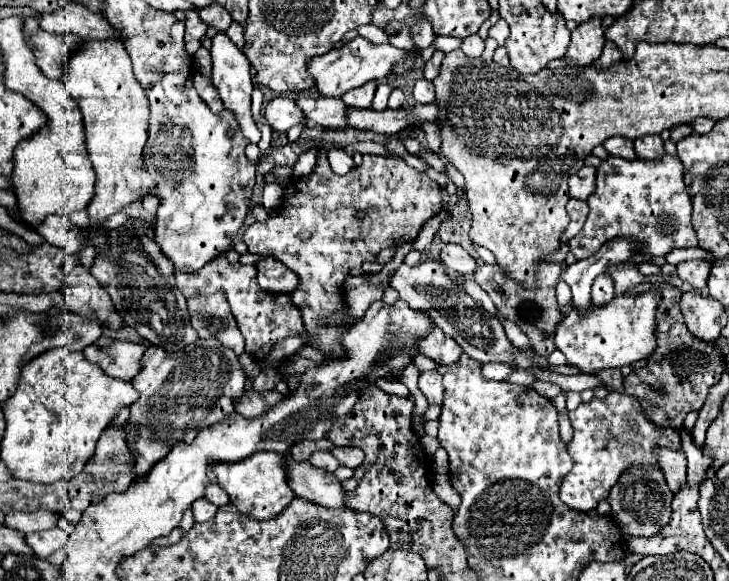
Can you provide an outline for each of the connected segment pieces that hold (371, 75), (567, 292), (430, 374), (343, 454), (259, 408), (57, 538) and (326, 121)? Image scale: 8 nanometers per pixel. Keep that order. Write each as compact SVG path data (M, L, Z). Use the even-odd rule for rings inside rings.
M355 37L351 43L347 43L339 49L331 49L323 55L311 57L311 61L307 61L307 69L315 81L315 91L319 97L343 97L347 91L351 91L371 79L377 79L377 81L385 79L391 73L391 67L403 59L405 59L405 51L395 49L389 43L373 45L373 43L365 41L363 37Z
M565 281L557 283L557 301L559 301L561 311L571 309L571 289L569 289L569 285Z
M423 371L419 375L419 389L427 397L429 403L443 403L443 385L441 385L441 375L437 371Z
M335 447L333 456L343 466L355 469L364 461L365 454L359 447Z
M249 389L241 399L237 399L235 409L237 409L237 413L241 413L243 417L257 417L257 415L263 413L265 409L269 409L271 405L279 403L279 399L283 399L283 395L281 395L279 391L257 393L257 391Z
M59 527L47 529L47 531L35 531L27 535L27 543L39 553L39 557L49 557L53 551L63 547L67 543L67 533L63 533Z
M303 97L297 101L305 117L327 129L345 129L347 127L347 107L341 99L313 99Z

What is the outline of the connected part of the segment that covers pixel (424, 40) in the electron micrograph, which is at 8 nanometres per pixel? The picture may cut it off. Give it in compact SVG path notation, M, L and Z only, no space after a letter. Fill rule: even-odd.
M419 19L419 21L417 21L417 25L415 25L415 27L411 27L411 37L413 37L413 41L417 43L417 47L419 47L419 49L425 49L425 47L429 47L429 45L433 43L435 33L433 33L433 29L431 29L429 21Z

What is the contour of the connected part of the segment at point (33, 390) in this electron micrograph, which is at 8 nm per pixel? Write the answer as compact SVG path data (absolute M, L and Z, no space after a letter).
M49 349L41 355L37 355L35 359L31 359L23 369L21 369L21 377L19 377L19 385L17 385L17 391L13 397L9 397L5 403L3 403L3 413L5 413L5 421L7 421L7 429L5 429L5 437L3 437L3 445L1 445L1 461L11 469L11 475L13 477L19 477L19 479L25 479L25 481L35 481L35 483L57 483L57 481L69 481L73 479L75 475L79 475L87 463L87 459L91 459L91 455L95 453L95 443L97 439L101 437L103 429L107 429L113 421L113 417L119 413L119 409L135 403L139 397L139 393L133 389L131 383L127 381L121 381L121 379L113 379L113 377L107 377L95 363L87 363L87 359L83 357L83 353L71 353L71 351L65 351L65 355L61 353L61 349Z

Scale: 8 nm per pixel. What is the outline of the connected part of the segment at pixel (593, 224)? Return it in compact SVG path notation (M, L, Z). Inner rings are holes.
M665 155L653 161L607 159L597 171L597 189L587 203L591 207L587 221L581 233L569 241L569 251L577 259L595 255L603 243L615 237L629 239L641 247L641 255L655 257L665 257L673 249L699 245L691 225L691 197L683 183L683 165L679 157Z

